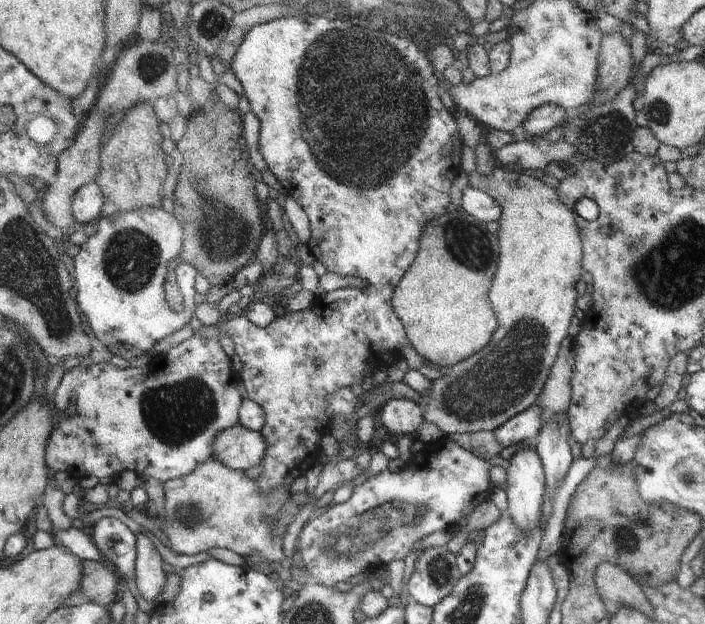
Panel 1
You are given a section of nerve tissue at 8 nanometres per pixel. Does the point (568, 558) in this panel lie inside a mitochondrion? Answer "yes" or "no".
no

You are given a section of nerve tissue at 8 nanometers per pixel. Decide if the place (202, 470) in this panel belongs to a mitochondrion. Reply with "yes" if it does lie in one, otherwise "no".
no

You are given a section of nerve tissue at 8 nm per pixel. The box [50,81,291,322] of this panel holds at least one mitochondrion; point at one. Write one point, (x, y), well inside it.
(223, 233)

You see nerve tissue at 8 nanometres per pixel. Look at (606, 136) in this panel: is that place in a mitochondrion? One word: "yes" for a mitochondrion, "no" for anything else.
yes

